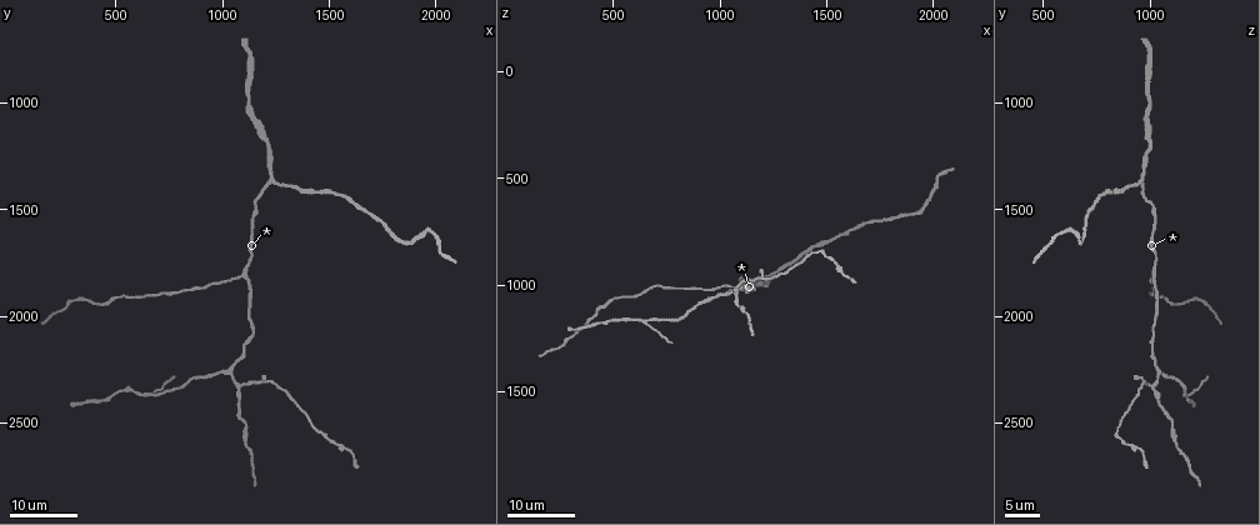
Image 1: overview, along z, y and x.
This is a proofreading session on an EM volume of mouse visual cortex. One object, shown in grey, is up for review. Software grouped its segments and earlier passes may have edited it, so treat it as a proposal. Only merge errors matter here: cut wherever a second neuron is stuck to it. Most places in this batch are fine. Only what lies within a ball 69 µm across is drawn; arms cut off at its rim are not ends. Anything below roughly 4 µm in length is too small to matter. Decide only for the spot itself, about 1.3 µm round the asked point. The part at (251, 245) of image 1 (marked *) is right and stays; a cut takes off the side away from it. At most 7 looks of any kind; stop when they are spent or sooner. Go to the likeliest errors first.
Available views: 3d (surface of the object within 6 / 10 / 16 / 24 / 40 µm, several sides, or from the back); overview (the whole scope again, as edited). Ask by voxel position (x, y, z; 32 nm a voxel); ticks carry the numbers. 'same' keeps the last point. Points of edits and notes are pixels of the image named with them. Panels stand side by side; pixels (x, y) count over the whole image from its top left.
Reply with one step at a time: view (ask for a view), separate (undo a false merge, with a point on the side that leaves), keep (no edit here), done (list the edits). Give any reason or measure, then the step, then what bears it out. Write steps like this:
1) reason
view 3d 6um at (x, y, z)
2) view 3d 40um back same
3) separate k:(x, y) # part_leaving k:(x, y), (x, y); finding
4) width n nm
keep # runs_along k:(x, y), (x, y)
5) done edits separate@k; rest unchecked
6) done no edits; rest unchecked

branch point
view 3d 16um at (1070, 2320, 1010)

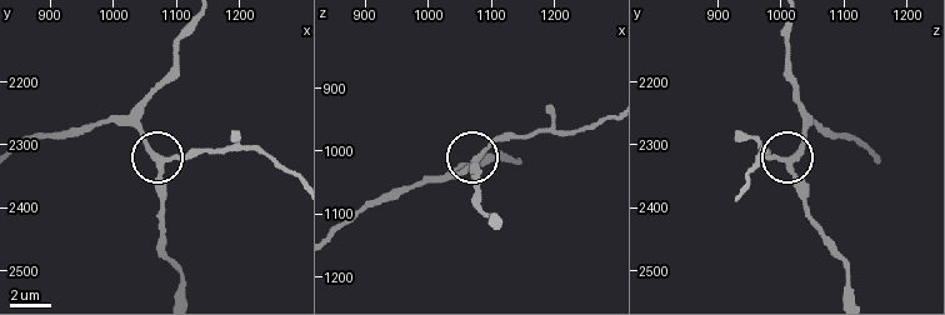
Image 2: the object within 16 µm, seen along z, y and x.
zoom in
view 3d 10um at (1080, 2330, 1015)

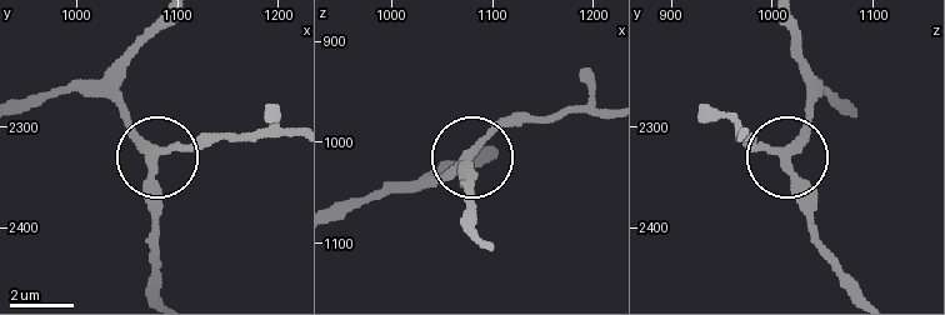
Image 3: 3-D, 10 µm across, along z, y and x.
keep # runs_along 3:(163, 21), (123, 79), (125, 126), (155, 168), (155, 229); one neuron here

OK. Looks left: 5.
branch point
view 3d 24um at (1100, 1820, 1020)

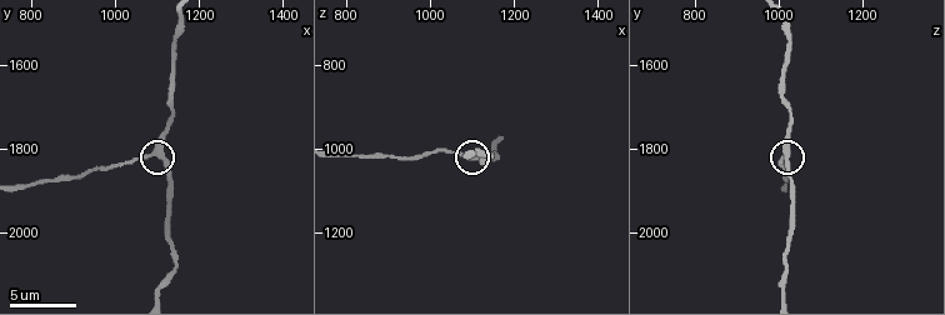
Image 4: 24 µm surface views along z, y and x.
view 3d 10um at (1095, 1805, 1020)

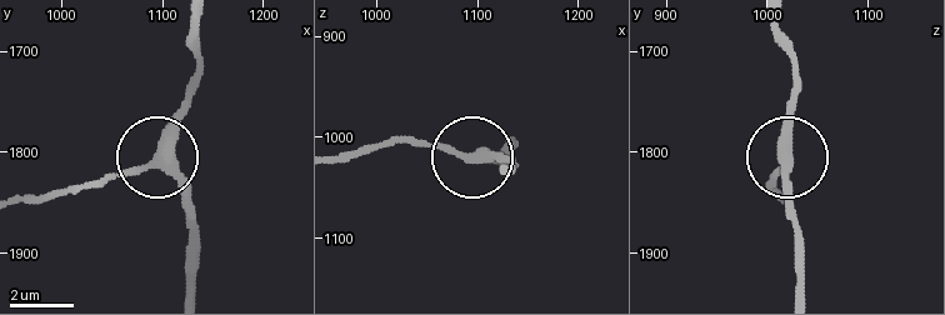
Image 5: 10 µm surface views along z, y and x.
keep # runs_along 5:(196, 21), (196, 84), (173, 140), (140, 166), (86, 180); one neuron here

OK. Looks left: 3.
thin neck
view 3d 24um at (680, 2380, 1150)

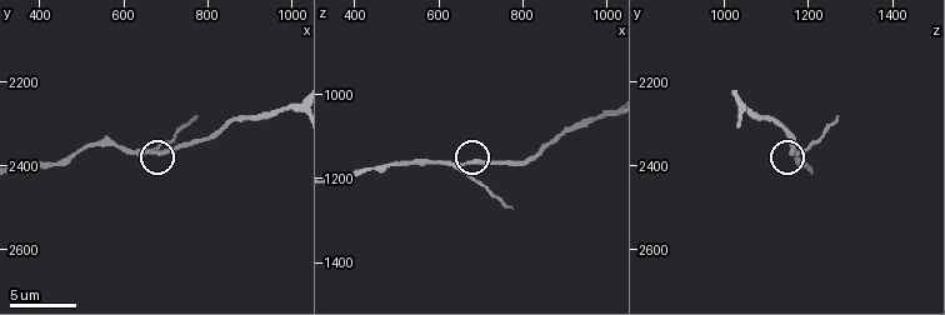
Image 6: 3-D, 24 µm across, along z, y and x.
view 3d 6um at (675, 2375, 1160)

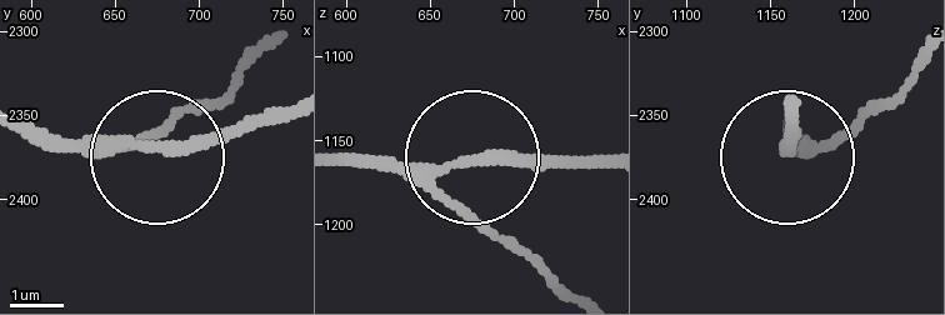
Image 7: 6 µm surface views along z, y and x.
view 3d 6um back at (672, 2370, 1162)

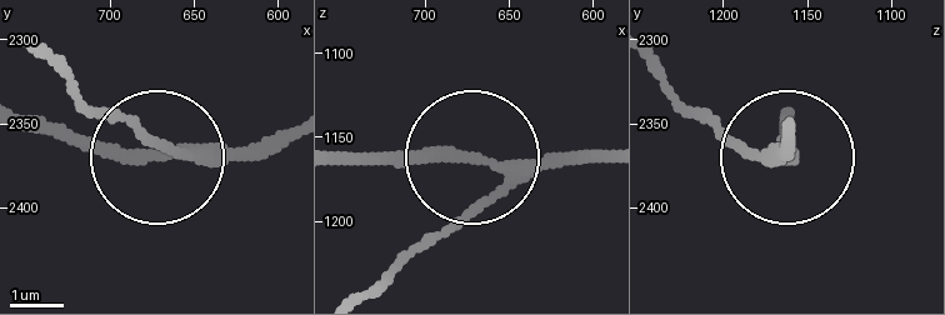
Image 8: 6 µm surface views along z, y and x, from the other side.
arms 3
keep # runs_along 8:(26, 115), (160, 156), (281, 143); all the same neuron

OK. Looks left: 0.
done no edits; rest unchecked

